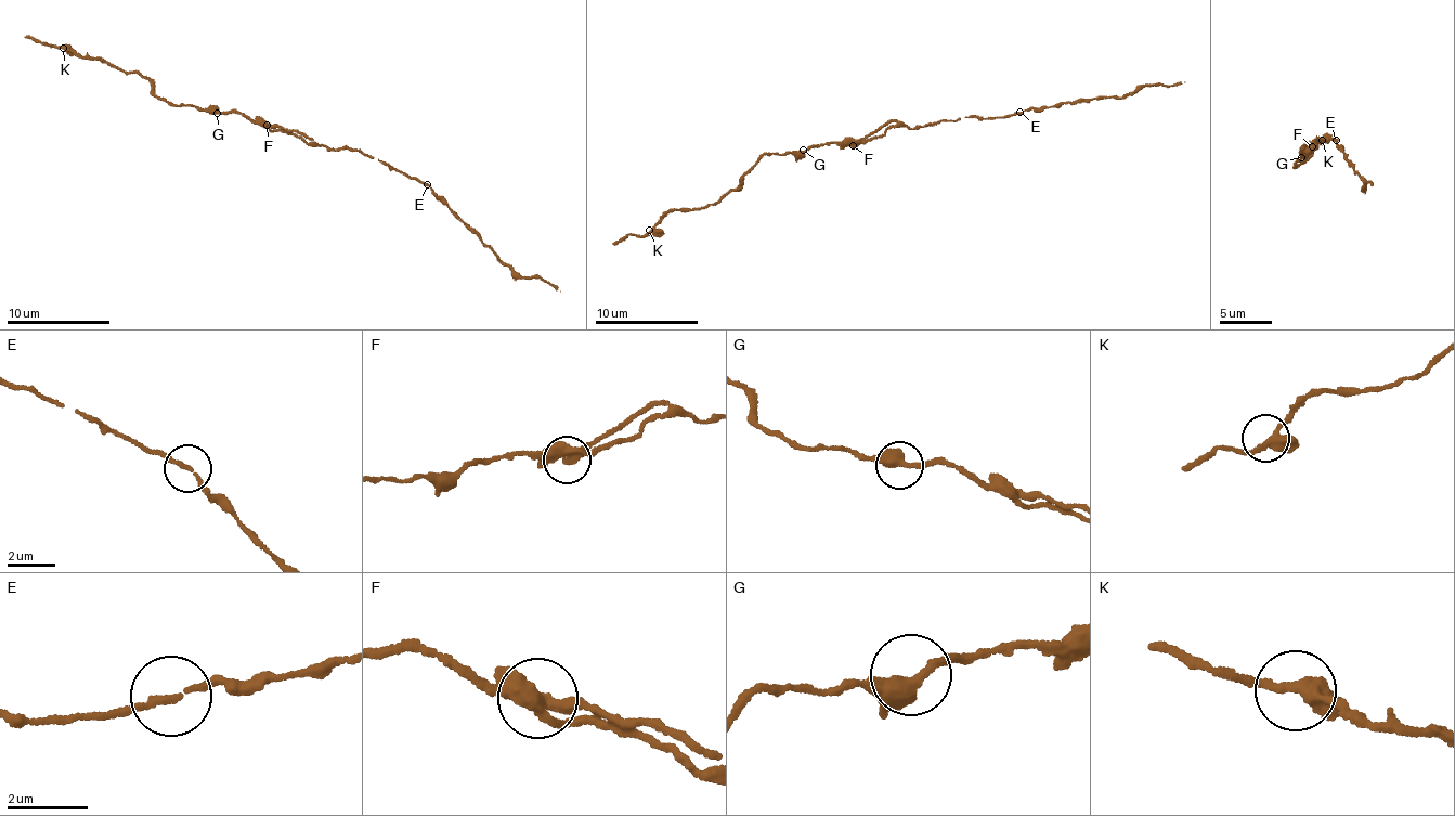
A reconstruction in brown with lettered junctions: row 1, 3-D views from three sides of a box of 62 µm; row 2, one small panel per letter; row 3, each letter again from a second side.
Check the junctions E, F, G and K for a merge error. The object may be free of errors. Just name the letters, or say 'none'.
F

